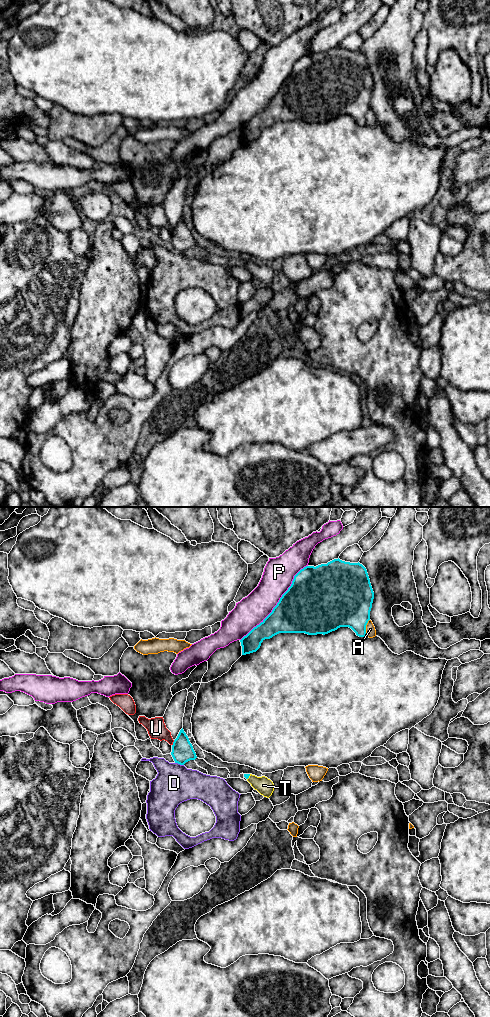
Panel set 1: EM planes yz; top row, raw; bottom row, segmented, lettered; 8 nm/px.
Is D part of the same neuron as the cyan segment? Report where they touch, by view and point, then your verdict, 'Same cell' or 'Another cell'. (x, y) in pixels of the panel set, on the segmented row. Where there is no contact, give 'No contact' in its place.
Touches cyan at yz (179, 763). Another cell

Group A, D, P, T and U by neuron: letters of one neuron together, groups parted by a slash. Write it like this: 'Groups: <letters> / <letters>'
Groups: A / D / P / T / U

